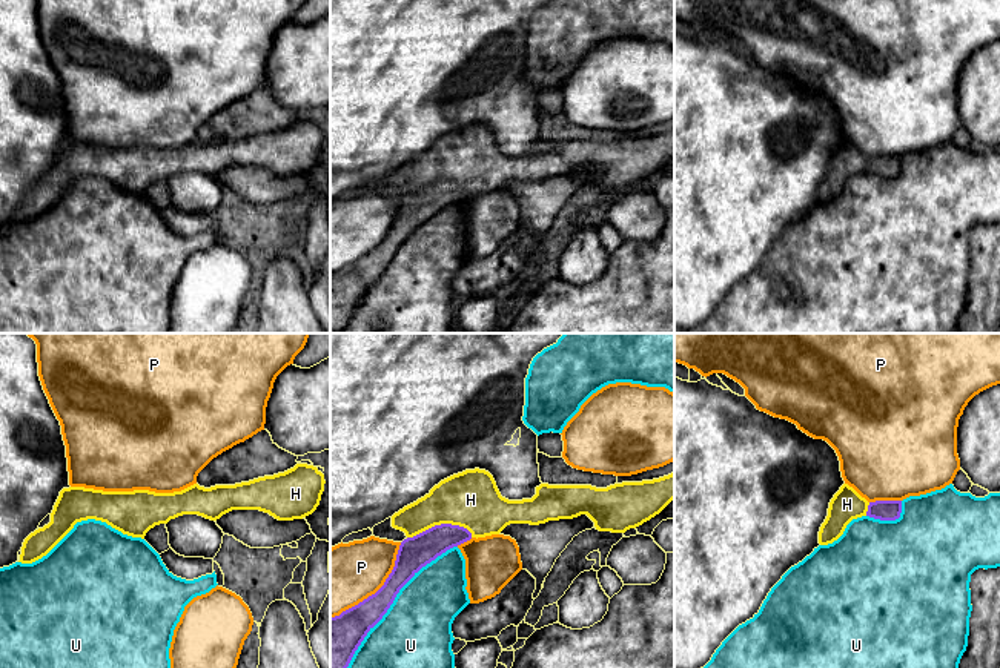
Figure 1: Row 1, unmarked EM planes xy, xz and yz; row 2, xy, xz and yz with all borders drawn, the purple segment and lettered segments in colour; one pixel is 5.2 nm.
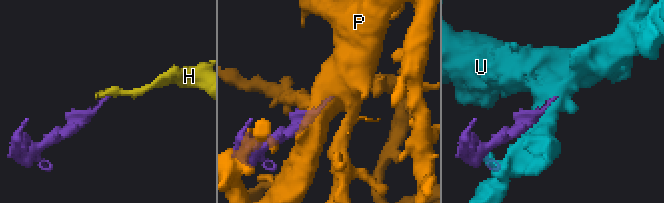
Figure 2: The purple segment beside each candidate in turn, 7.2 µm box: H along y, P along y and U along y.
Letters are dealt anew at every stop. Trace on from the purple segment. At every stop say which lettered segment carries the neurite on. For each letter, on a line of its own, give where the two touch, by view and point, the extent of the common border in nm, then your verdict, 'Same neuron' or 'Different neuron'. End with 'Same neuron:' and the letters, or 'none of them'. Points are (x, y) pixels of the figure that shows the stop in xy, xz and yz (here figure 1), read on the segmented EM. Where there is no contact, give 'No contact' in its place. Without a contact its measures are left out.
H: Touches purple at xz (441, 524). Shared border 340 nm. Same neuron
P: Touches purple at xz (378, 590). Shared border 550 nm. Different neuron
U: Touches purple at xz (394, 599). Shared border 850 nm. Different neuron
Same neuron: H

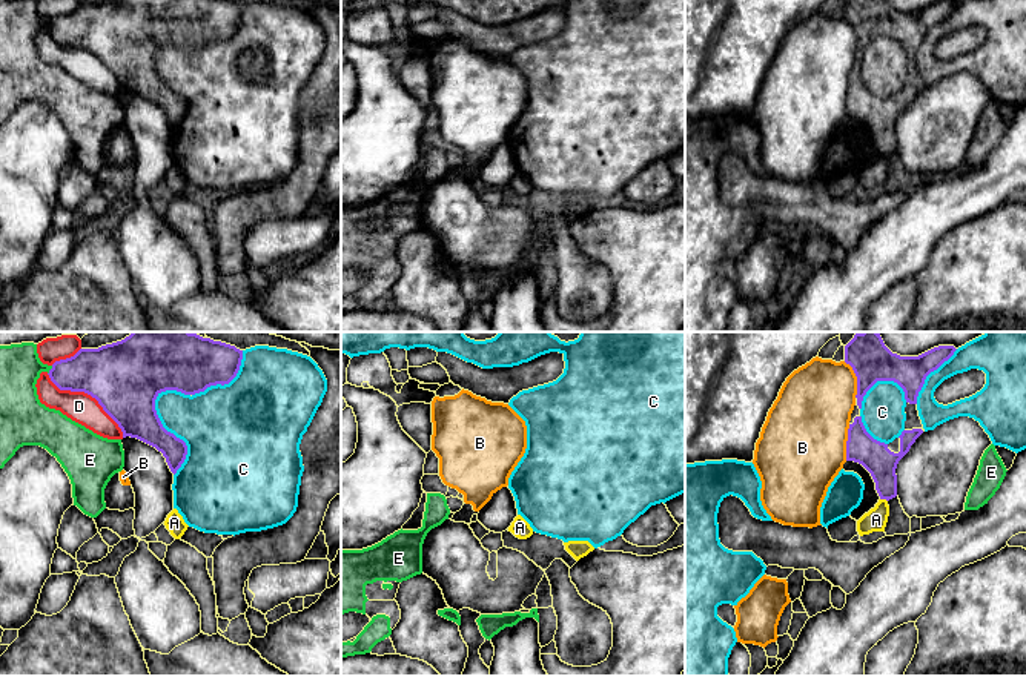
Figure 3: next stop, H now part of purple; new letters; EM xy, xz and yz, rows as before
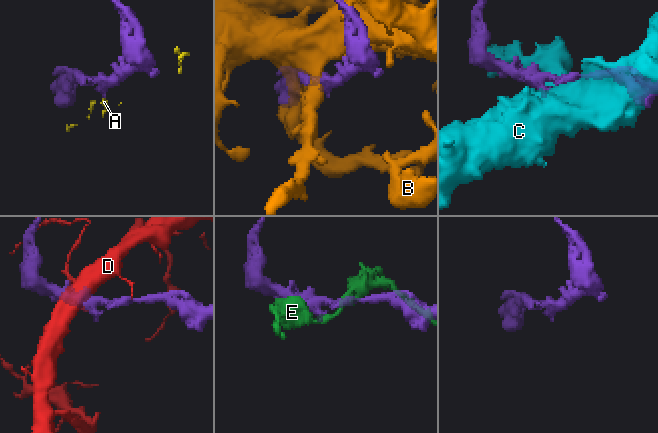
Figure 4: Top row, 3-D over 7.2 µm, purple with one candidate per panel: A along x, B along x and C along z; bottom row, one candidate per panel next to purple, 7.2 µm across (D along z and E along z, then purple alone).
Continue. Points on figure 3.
A: Touches purple at yz (883, 498). Shared border 40 nm. Different neuron
B: Touches purple at yz (857, 378). Shared border 200 nm. Different neuron
C: Touches purple at xy (169, 432). Shared border 460 nm. Different neuron
D: Touches purple at xy (89, 394). Shared border 550 nm. Different neuron
E: Touches purple at xy (49, 371). Shared border 50 nm. Different neuron
Same neuron: none of them

